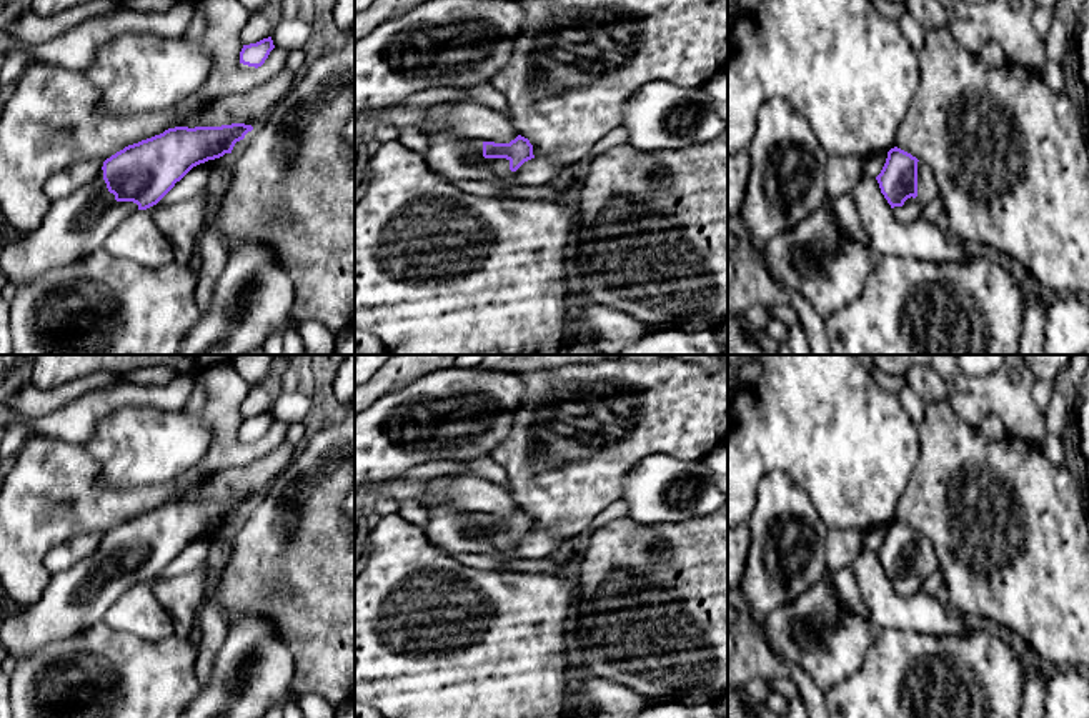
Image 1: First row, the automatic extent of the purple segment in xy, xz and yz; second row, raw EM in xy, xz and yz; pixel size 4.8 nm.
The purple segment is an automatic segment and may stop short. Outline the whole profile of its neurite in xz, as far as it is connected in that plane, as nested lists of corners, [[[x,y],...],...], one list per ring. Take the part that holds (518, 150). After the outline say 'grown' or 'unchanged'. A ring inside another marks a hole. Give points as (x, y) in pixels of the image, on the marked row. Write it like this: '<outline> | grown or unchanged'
[[[443,133],[426,135],[428,167],[455,182],[483,182],[505,190],[520,187],[516,170],[535,158],[533,145],[518,135],[510,143],[458,138]]] | grown

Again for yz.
[[[898,147],[888,152],[876,180],[901,223],[916,222],[922,217],[924,207],[939,197],[931,168]]] | grown

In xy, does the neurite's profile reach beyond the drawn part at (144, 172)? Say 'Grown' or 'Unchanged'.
Grown

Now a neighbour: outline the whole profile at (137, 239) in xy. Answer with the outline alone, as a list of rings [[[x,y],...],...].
[[[137,210],[123,218],[107,238],[103,248],[150,270],[175,262],[172,243],[147,210]]]

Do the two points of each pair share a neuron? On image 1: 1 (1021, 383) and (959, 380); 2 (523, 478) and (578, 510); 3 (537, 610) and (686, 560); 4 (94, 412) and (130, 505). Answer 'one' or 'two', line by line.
1: one
2: one
3: two
4: two

